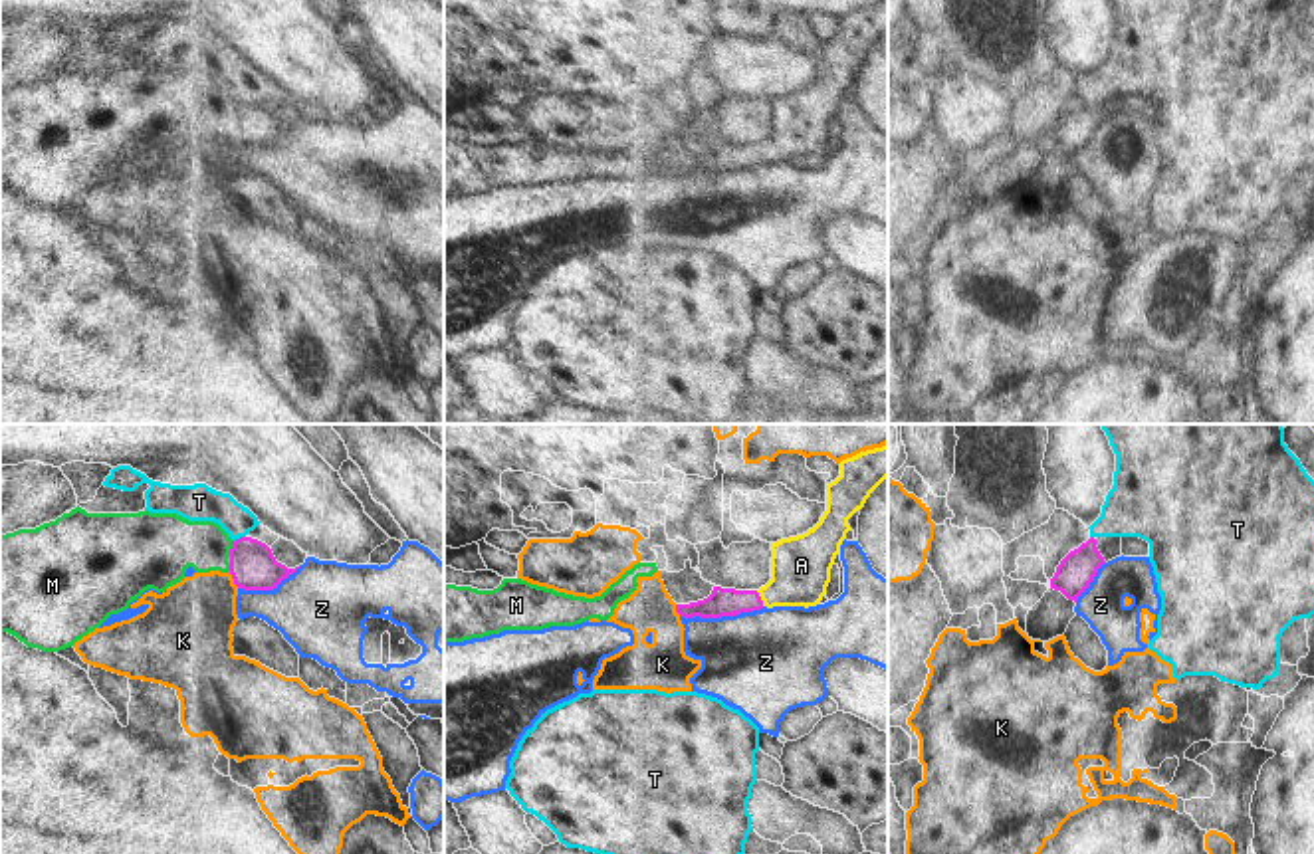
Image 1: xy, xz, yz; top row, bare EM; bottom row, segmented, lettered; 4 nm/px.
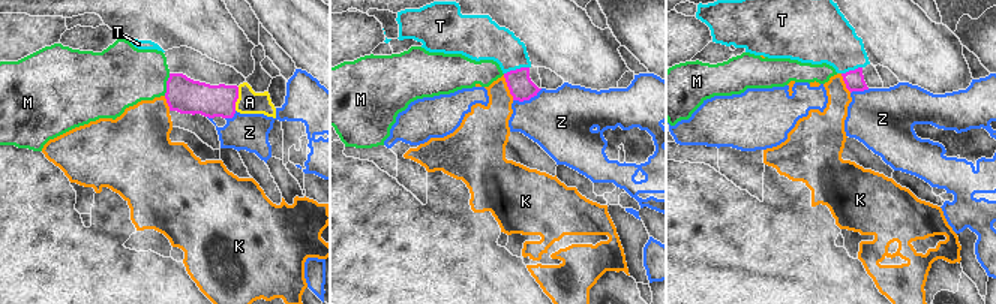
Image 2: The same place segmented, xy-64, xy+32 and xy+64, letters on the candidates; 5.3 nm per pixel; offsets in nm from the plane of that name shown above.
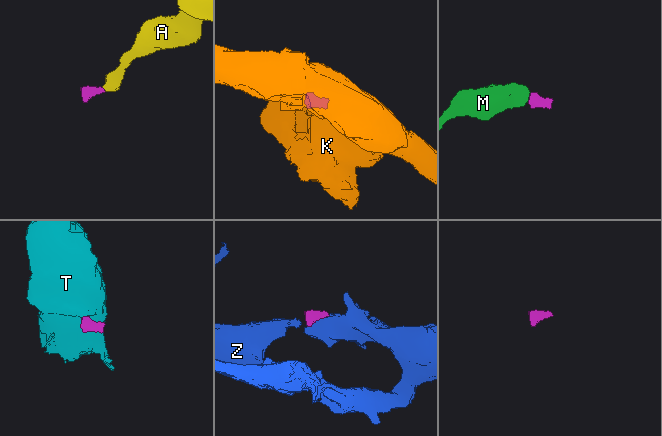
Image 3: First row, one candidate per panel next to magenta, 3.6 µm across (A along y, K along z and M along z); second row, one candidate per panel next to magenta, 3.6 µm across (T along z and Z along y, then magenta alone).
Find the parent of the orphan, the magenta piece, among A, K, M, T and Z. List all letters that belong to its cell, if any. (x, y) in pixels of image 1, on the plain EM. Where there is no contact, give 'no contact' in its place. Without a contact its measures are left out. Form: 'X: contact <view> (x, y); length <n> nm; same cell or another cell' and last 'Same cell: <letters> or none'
A: contact xz (760, 155); length 70 nm; same cell
K: contact xy (234, 137); length 80 nm; another cell
M: contact xy (230, 106); length 70 nm; same cell
T: contact xy (240, 94); length 60 nm; another cell
Z: contact xz (722, 171); length 340 nm; another cell
Same cell: A, M

